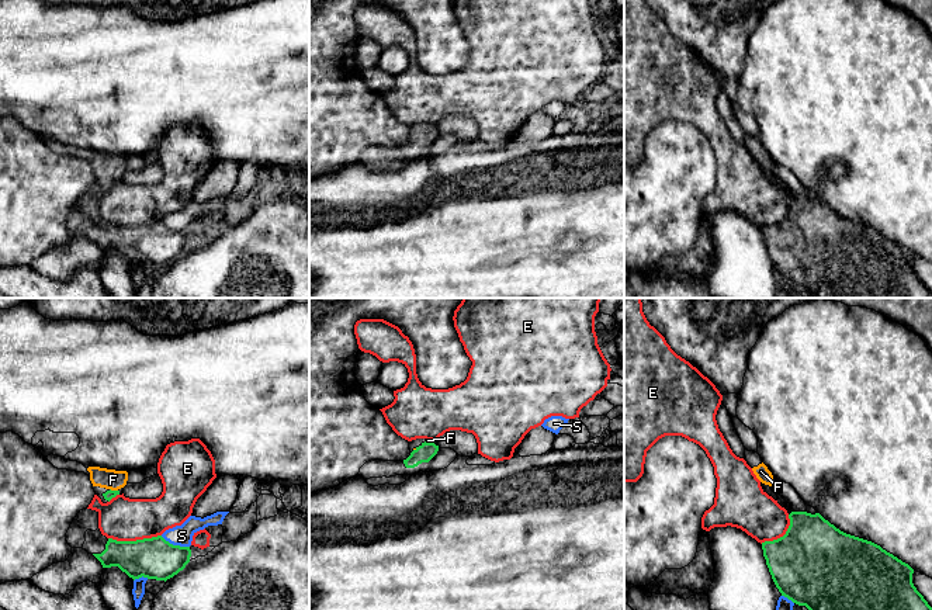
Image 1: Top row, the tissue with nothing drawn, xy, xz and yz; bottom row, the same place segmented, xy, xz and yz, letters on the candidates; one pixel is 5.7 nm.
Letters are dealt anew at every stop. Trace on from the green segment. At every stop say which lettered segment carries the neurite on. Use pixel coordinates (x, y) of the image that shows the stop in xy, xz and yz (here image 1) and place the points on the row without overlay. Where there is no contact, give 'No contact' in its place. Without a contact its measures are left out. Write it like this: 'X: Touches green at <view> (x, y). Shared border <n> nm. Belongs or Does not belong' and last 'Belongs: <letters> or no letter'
E: Touches green at xy (134, 226). Shared border 300 nm. Does not belong
F: Touches green at xy (114, 176). Shared border 50 nm. Belongs
S: Touches green at xy (175, 231). Shared border 180 nm. Does not belong
Belongs: F

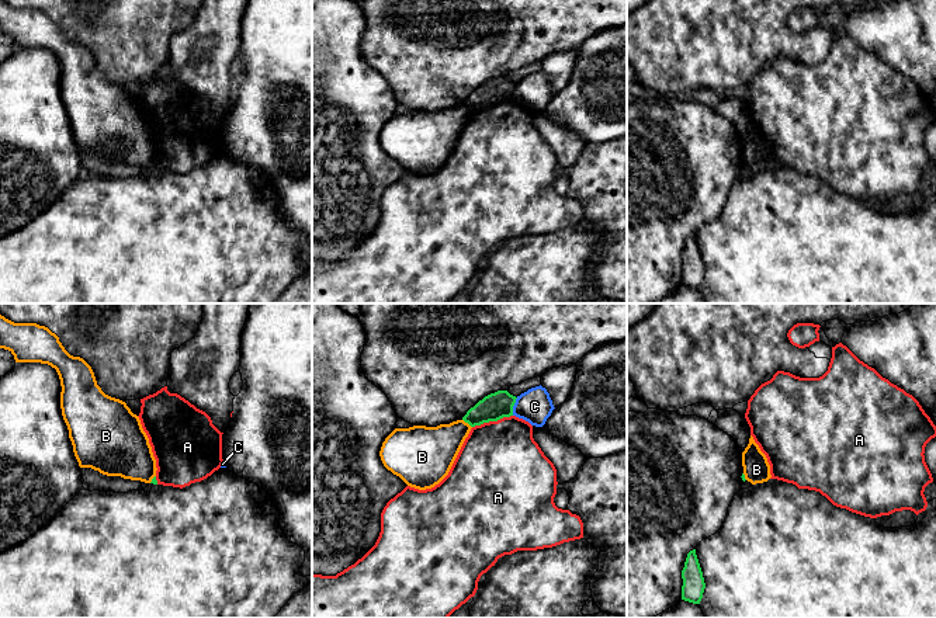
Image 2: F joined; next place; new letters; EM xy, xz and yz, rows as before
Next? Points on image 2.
A: Touches green at xz (492, 106). Shared border 240 nm. Does not belong
B: Touches green at xz (467, 107). Shared border 80 nm. Does not belong
C: Touches green at xz (513, 90). Shared border 110 nm. Does not belong
Belongs: no letter

